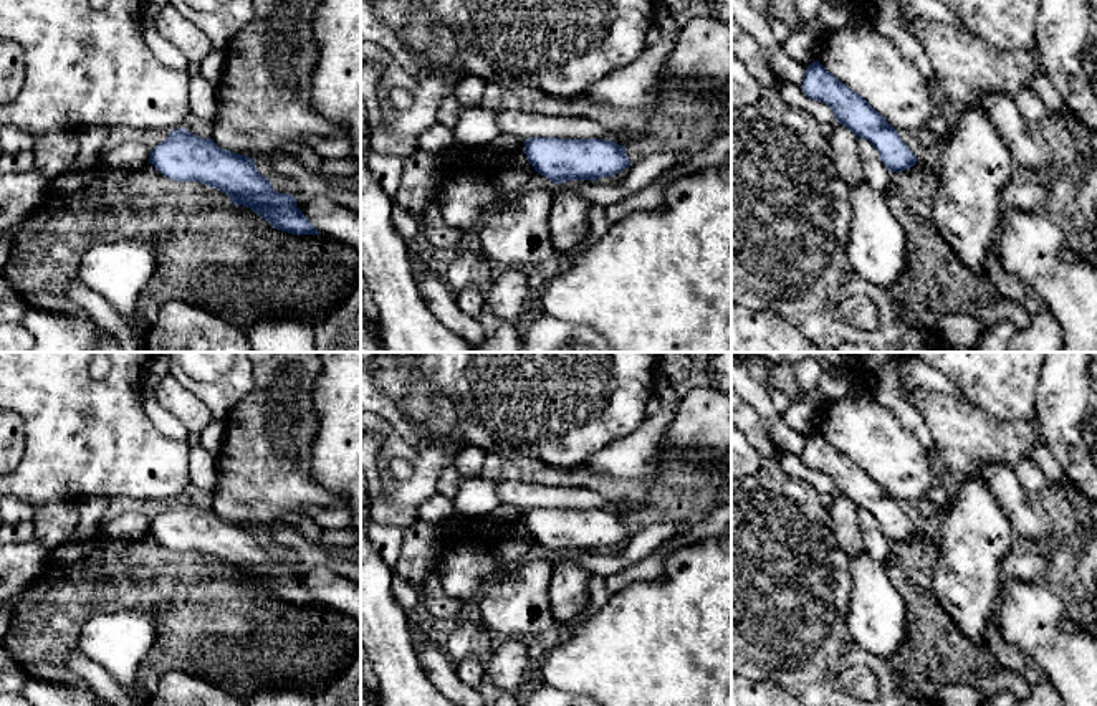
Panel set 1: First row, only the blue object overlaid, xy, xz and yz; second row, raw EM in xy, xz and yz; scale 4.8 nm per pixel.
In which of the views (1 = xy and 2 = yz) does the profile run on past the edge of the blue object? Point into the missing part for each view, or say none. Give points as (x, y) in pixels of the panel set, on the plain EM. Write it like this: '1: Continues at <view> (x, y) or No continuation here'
1: No continuation here
2: No continuation here

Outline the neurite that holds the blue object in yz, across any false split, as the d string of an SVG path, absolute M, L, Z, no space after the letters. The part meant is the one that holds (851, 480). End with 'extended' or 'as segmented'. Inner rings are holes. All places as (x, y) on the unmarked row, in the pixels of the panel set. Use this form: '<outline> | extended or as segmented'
M819 432L806 436L801 460L809 470L826 473L839 494L869 511L890 542L907 541L918 532L887 489Z | as segmented

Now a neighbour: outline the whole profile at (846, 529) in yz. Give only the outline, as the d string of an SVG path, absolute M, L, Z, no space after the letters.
M836 494L827 504L827 511L832 518L832 532L841 551L846 552L849 559L857 557L864 551L860 544L857 506L844 494Z

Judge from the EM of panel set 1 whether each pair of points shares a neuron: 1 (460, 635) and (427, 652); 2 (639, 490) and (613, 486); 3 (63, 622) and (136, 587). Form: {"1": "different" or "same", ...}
{"1": "different", "2": "same", "3": "same"}

